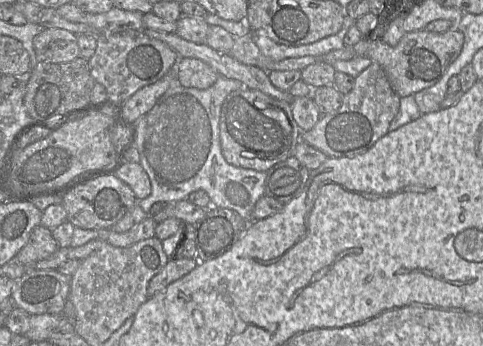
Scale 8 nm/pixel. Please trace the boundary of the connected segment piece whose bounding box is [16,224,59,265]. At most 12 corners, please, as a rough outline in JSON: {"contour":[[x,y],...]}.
{"contour":[[32,230],[16,260],[36,264],[58,248],[51,230]]}

